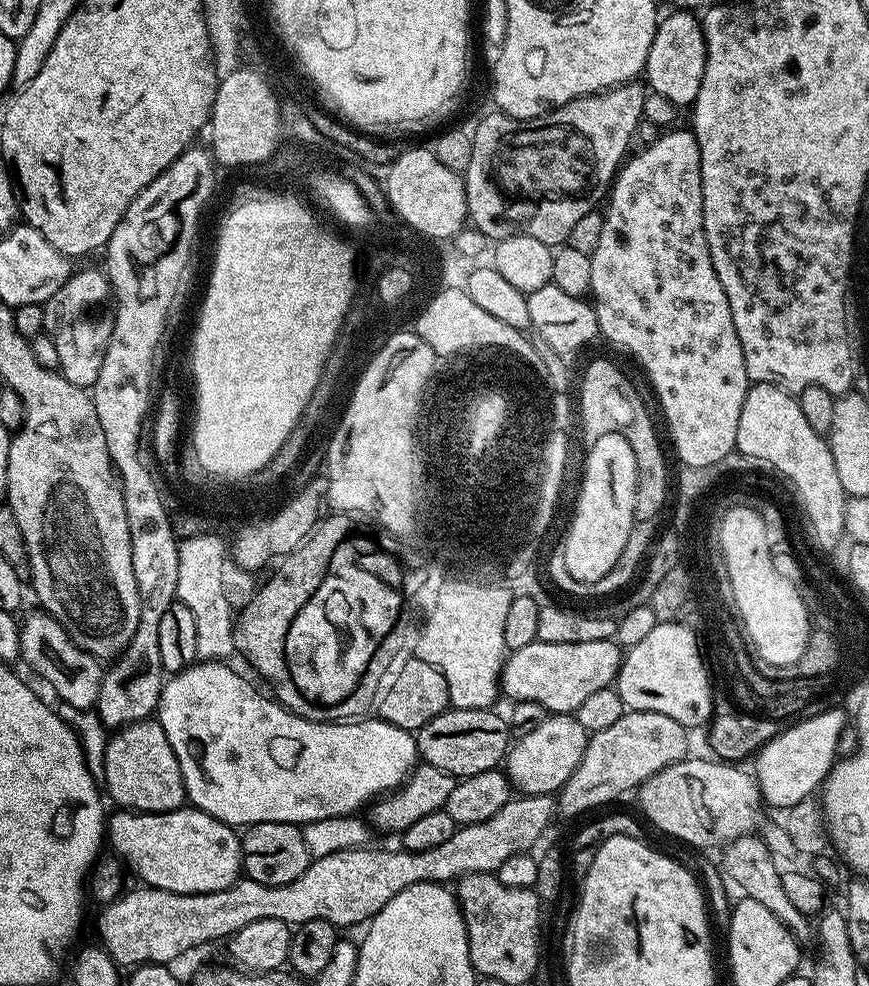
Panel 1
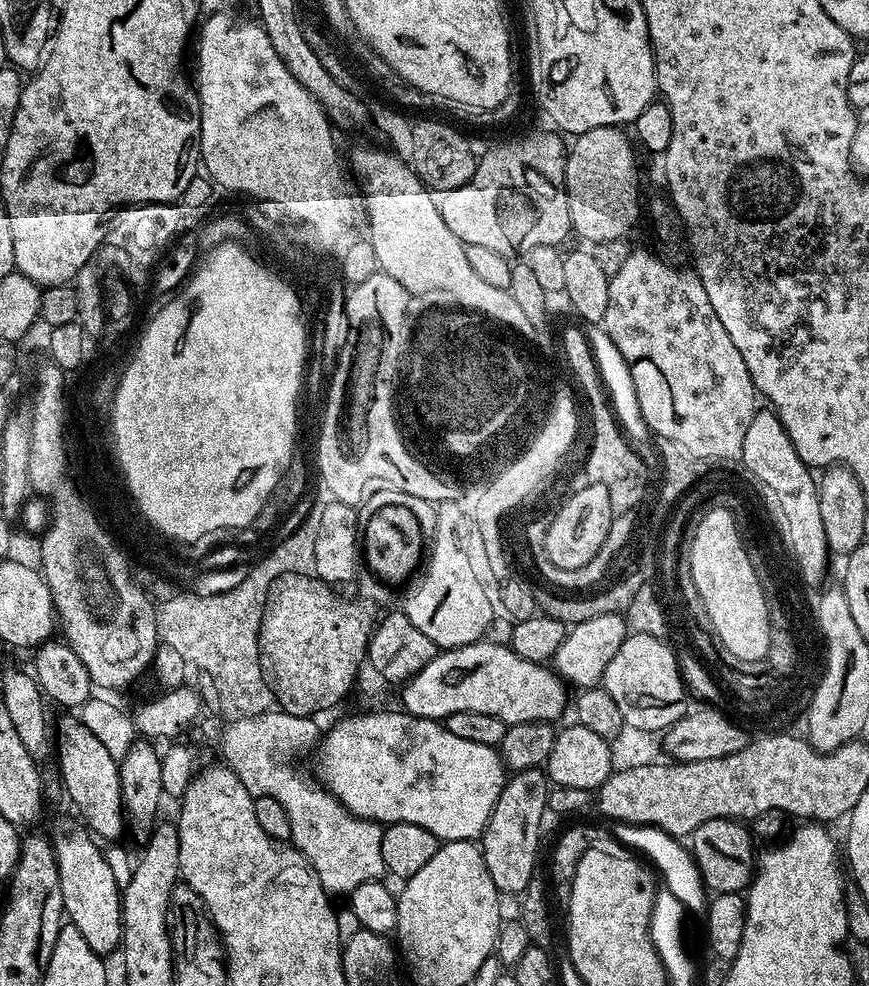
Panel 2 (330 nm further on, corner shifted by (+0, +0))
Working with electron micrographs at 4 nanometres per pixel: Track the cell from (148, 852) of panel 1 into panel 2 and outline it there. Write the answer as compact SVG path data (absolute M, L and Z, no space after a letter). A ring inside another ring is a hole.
M64 714L57 724L55 721L54 756L60 759L58 776L62 781L63 791L80 811L79 819L86 825L89 833L95 834L101 841L116 840L120 835L125 835L126 817L124 804L120 800L118 762L75 715Z

